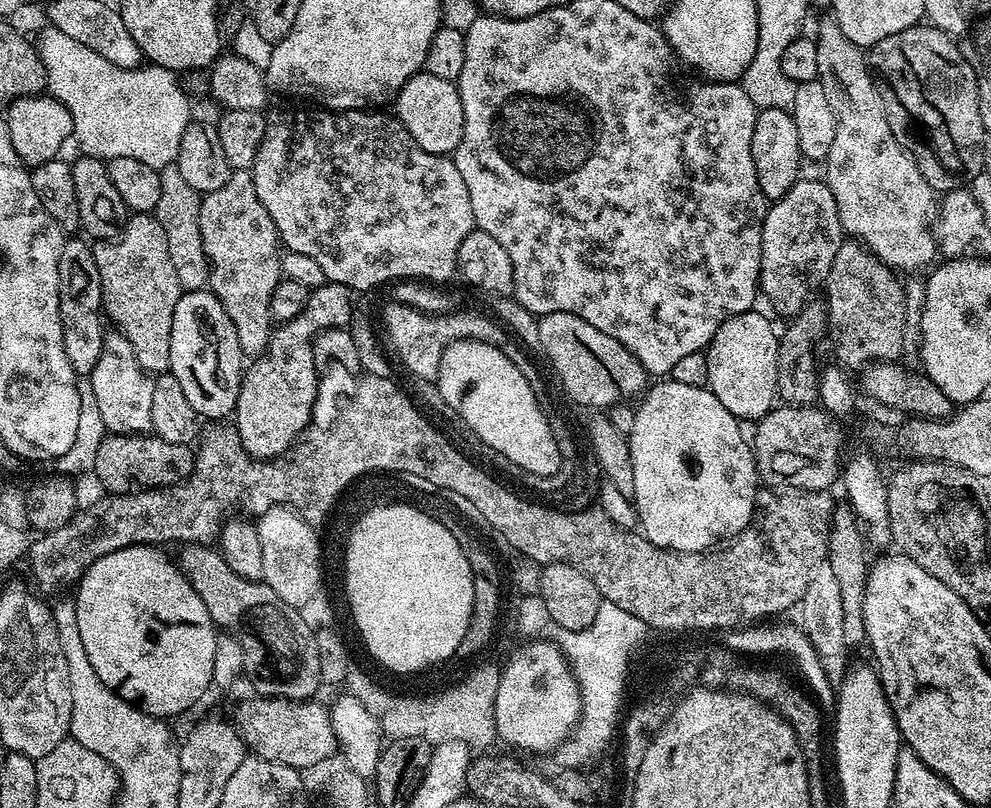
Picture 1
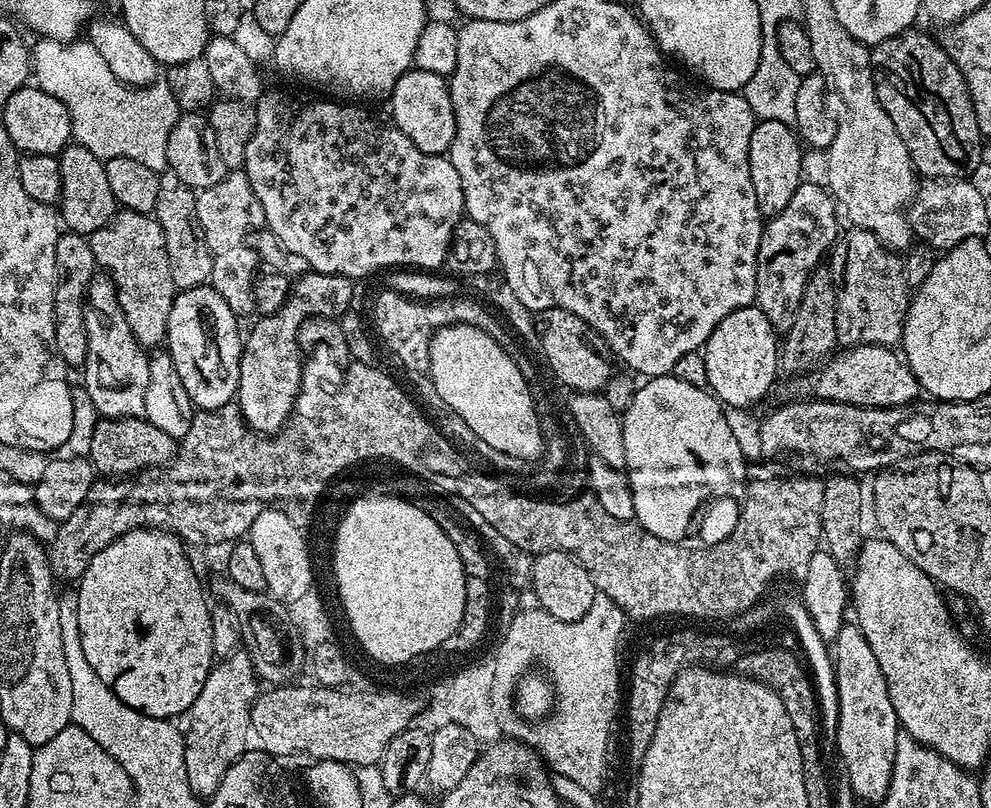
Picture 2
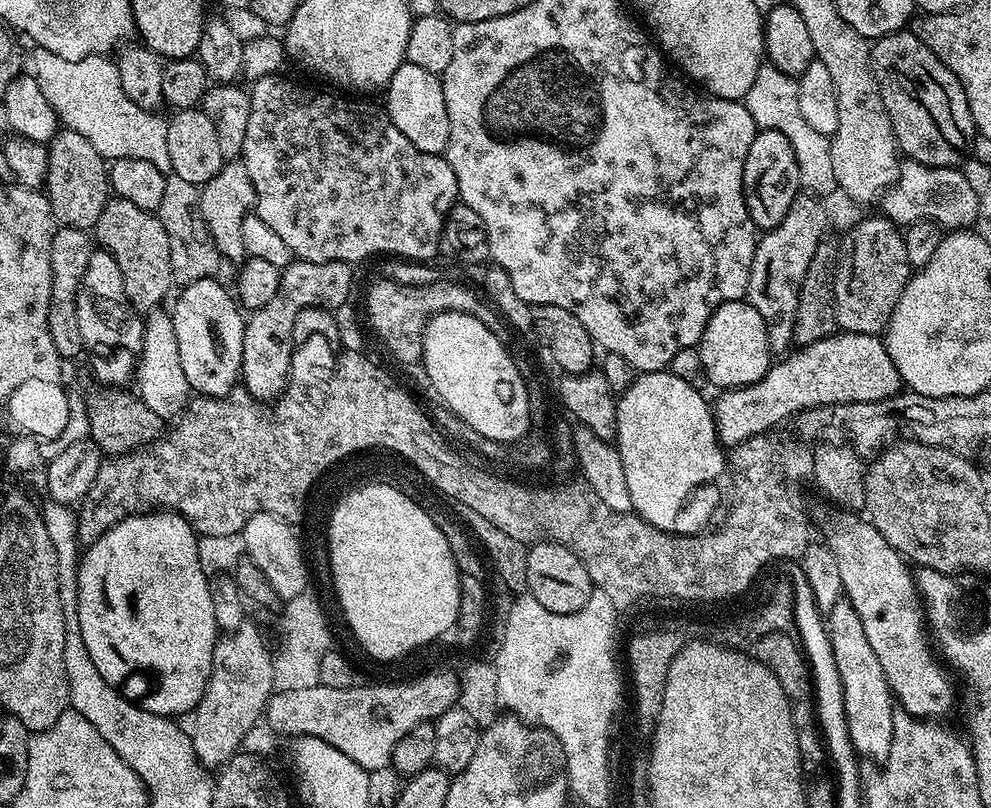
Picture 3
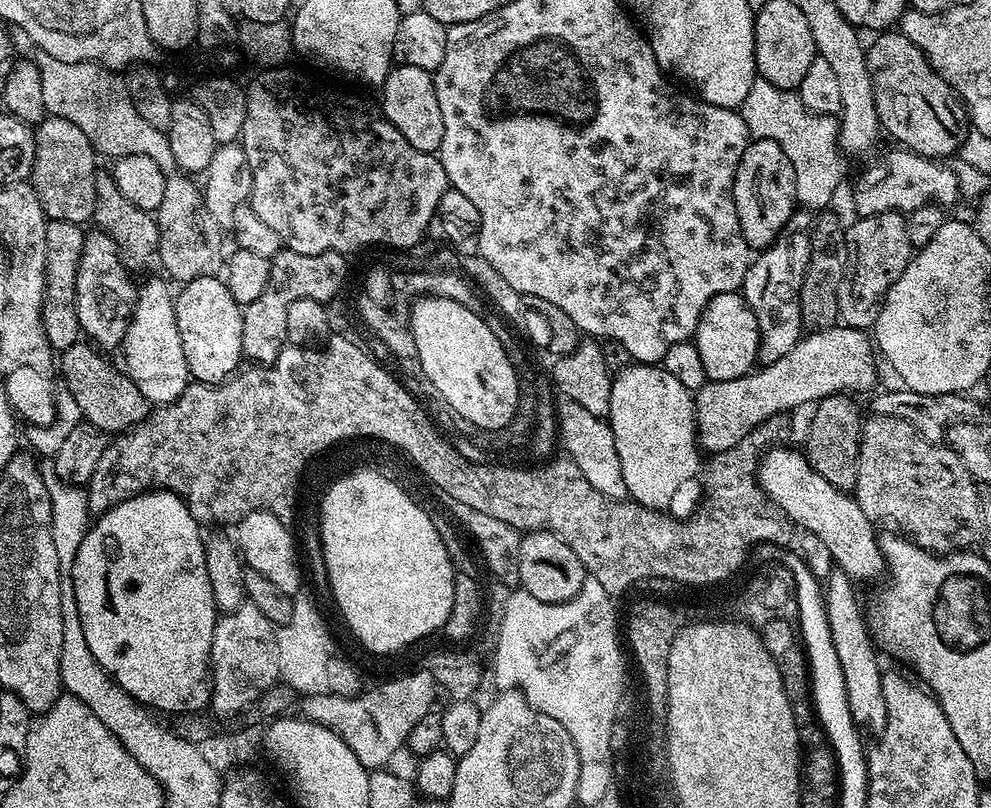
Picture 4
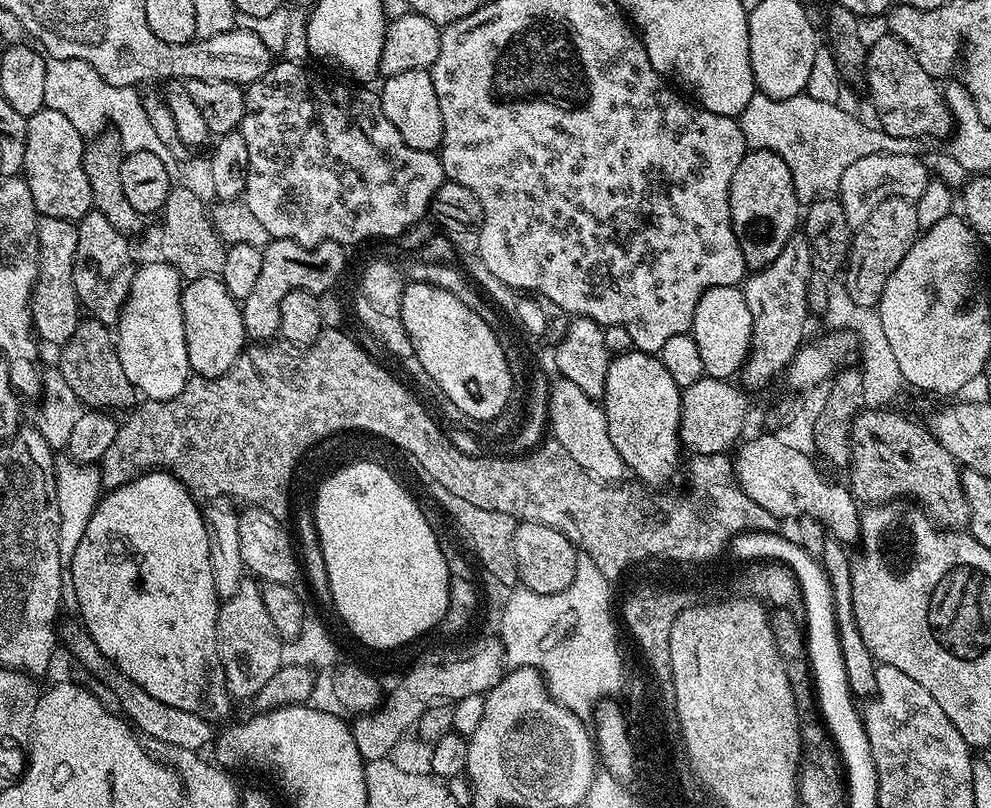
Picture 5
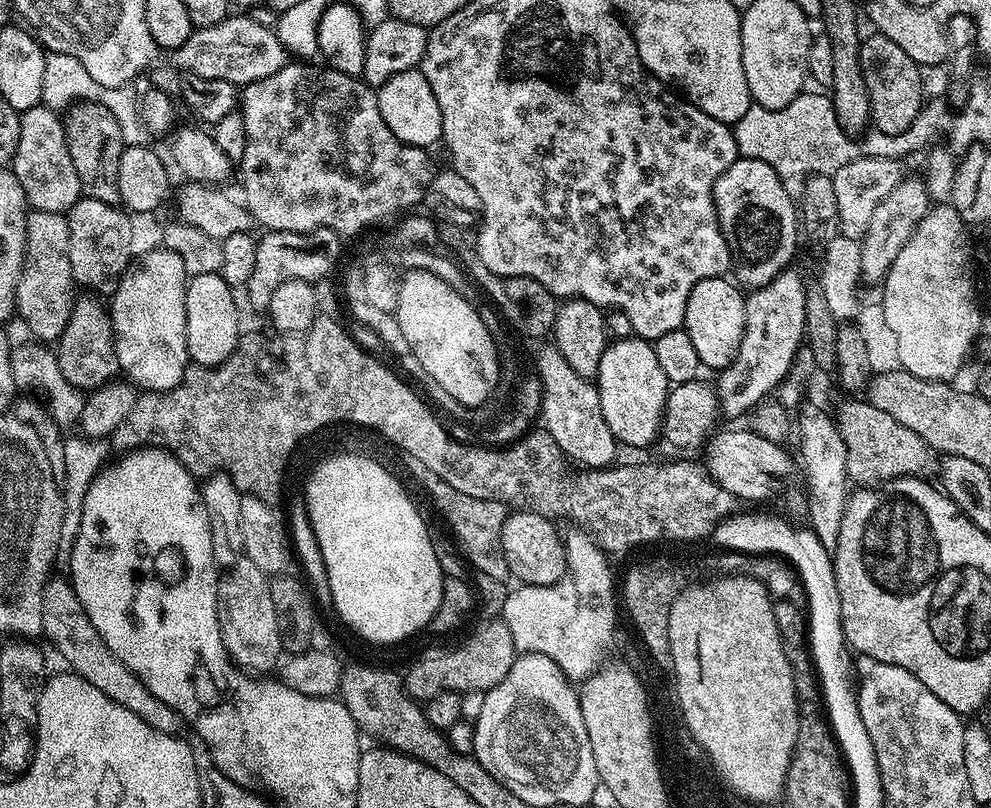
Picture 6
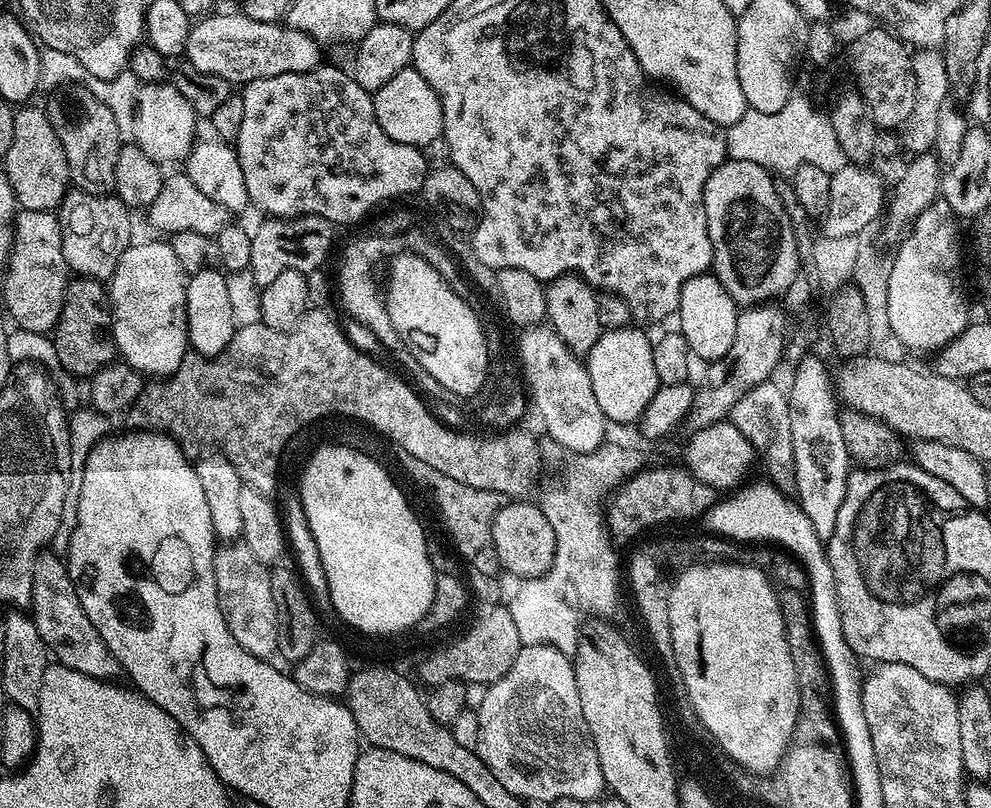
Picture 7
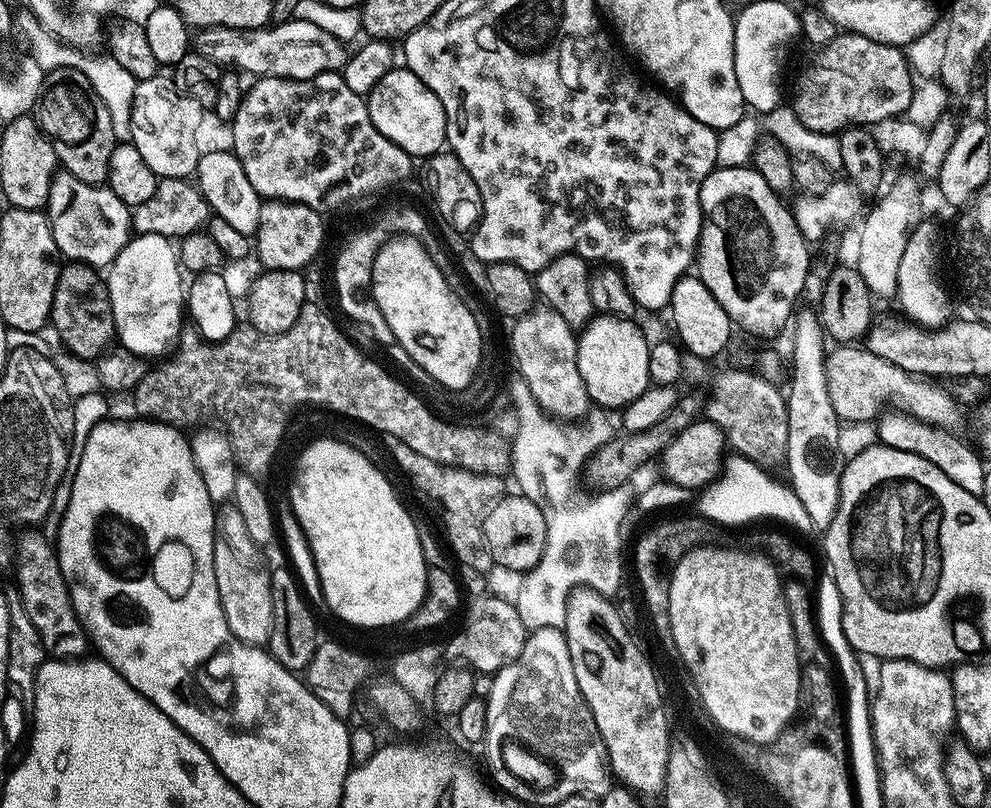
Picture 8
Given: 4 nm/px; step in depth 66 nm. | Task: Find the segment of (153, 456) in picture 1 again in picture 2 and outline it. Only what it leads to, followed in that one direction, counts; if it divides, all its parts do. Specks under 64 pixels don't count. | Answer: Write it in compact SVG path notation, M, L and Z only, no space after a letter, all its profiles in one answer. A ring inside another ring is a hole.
M139 416L130 418L97 419L94 434L90 438L87 457L97 473L104 478L127 478L150 468L159 468L172 463L178 447L177 437L158 430L149 420Z

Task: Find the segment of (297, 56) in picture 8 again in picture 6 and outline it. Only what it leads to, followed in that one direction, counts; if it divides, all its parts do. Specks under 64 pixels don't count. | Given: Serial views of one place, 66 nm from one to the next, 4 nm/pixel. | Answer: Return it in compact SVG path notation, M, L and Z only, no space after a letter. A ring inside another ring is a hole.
M230 14L225 20L218 22L218 26L193 30L185 43L174 49L175 67L181 73L198 74L198 78L222 78L222 82L237 86L270 78L270 74L282 70L289 63L290 53L269 25L267 28L248 16L251 15Z

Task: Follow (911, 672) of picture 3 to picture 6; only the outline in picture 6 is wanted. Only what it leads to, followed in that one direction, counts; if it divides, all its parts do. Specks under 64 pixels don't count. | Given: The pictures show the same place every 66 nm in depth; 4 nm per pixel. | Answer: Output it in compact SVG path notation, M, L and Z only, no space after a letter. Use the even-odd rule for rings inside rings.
M745 428L717 431L706 444L706 467L708 473L718 482L718 486L722 486L722 490L730 490L730 494L735 496L737 501L768 500L785 487L786 479L783 479L791 474L794 460L788 456L783 445L762 438L756 431Z

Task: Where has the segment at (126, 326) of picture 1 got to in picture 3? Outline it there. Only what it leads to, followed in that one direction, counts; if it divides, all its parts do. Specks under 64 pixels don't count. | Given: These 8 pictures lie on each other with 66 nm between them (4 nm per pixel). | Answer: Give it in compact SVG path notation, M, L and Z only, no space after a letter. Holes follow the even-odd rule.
M119 198L109 199L108 205L98 214L94 240L103 251L109 252L122 270L122 282L126 286L126 298L140 314L159 309L164 295L174 288L170 270L170 238L162 227L156 212L138 210L134 202Z

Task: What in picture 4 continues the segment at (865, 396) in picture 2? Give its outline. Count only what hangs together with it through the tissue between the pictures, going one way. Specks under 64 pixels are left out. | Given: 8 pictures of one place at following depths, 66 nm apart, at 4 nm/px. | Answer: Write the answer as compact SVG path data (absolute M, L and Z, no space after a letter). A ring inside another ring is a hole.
M847 326L818 328L801 335L794 350L778 358L778 362L770 362L742 378L703 384L694 396L696 435L701 449L708 454L730 450L771 415L792 413L803 403L819 402L828 396L857 394L867 388L876 388L876 360L873 337L865 329Z

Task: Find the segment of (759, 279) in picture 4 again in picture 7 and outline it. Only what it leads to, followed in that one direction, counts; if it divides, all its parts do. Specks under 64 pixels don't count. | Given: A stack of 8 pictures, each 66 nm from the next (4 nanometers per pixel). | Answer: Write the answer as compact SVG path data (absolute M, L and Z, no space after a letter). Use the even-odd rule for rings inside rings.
M765 302L741 307L738 311L738 327L734 330L734 346L726 350L722 358L711 361L692 394L692 409L686 417L689 433L714 426L720 420L729 419L734 402L738 402L754 386L773 379L772 371L784 360L786 337L790 320L784 317L779 303Z

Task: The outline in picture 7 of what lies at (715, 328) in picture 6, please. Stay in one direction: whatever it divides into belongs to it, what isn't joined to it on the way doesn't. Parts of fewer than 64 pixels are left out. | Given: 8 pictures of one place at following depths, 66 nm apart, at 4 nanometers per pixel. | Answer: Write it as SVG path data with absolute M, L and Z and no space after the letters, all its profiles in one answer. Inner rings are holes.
M705 274L690 278L680 291L680 306L678 321L680 320L679 335L686 338L688 351L703 362L711 362L722 358L730 346L734 346L734 330L738 327L738 306L734 298L718 282L714 274Z

